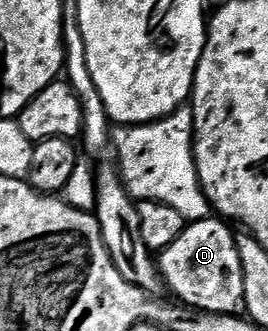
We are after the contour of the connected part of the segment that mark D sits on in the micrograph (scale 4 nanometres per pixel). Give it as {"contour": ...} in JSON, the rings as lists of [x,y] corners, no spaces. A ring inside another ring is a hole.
{"contour":[[[218,217],[187,223],[184,233],[156,259],[165,282],[174,286],[177,302],[217,315],[242,315],[246,310],[244,269],[231,224]]]}

